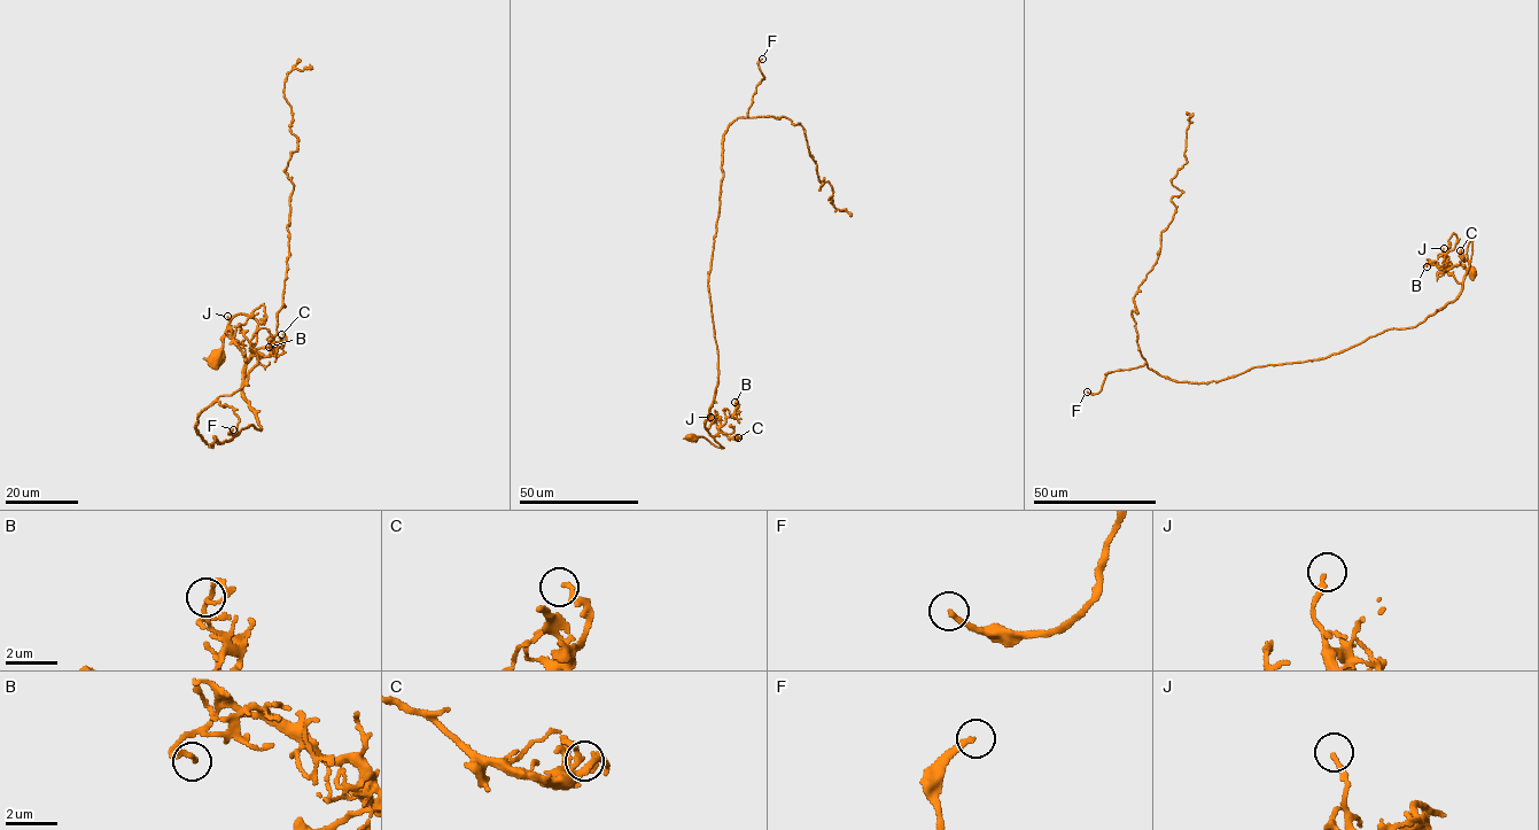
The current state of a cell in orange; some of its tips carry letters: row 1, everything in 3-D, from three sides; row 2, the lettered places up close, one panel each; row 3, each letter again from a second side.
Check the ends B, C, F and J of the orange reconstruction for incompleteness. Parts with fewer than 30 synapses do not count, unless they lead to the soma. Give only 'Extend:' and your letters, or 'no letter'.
Extend: F

